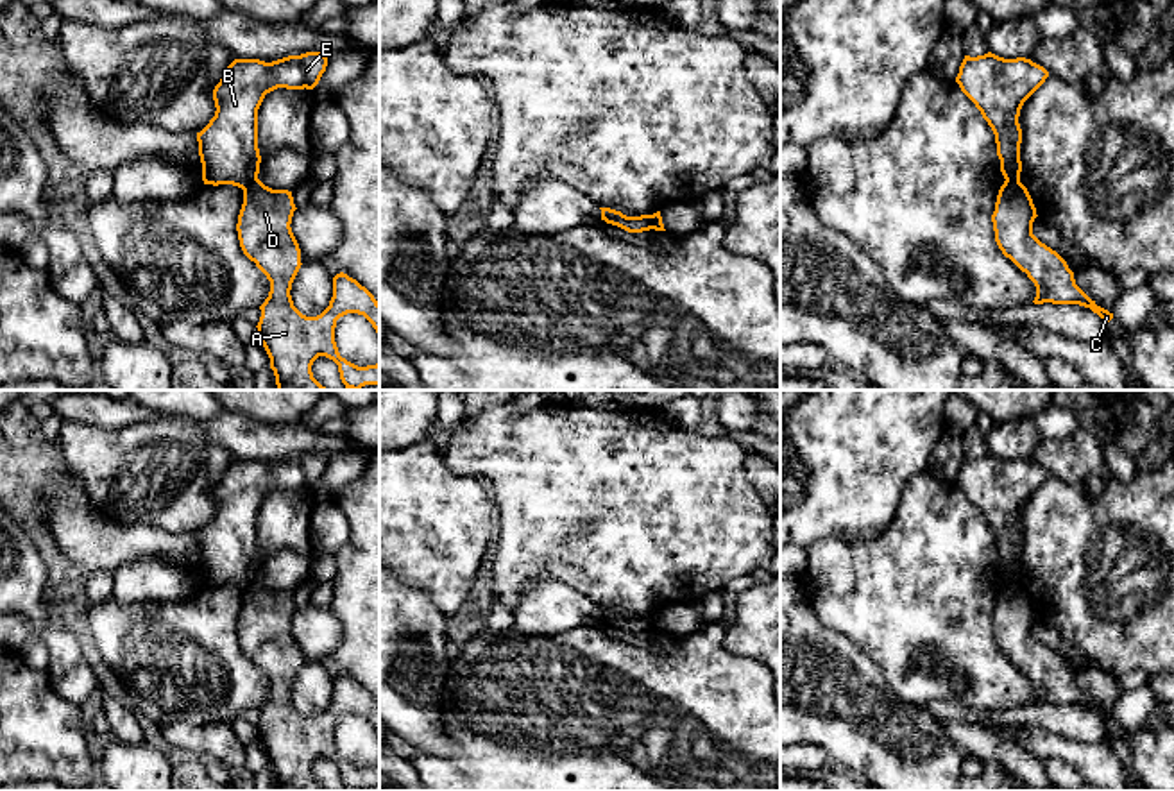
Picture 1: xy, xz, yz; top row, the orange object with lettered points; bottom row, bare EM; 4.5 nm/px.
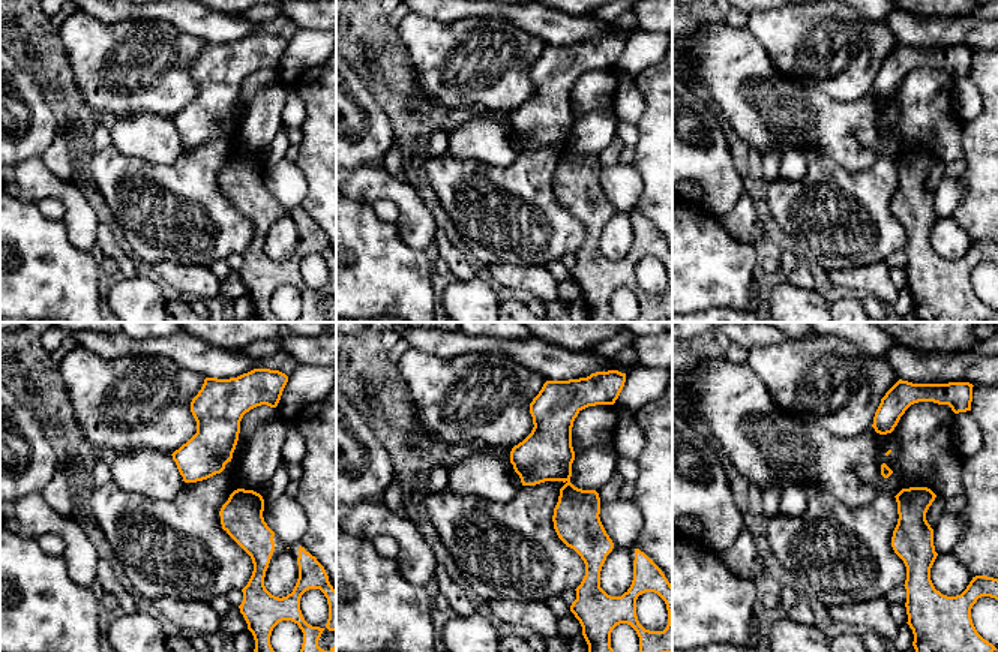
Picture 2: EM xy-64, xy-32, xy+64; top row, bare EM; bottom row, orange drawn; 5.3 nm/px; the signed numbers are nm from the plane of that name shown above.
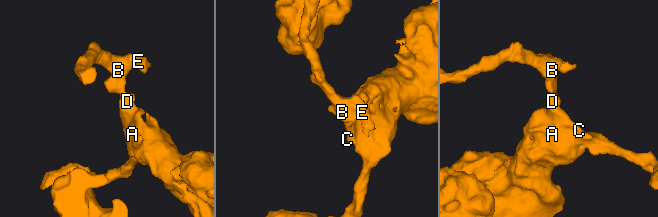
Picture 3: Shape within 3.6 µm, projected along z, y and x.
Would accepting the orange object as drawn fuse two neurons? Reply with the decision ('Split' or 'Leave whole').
Split

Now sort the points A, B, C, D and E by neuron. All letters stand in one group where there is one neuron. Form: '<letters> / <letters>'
A C D / B E

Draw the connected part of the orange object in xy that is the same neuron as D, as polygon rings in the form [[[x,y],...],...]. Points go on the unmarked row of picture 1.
[[[256,578],[243,589],[236,625],[243,655],[270,682],[256,728],[258,741],[270,759],[277,791],[329,791],[311,773],[319,757],[338,766],[347,791],[379,786],[379,764],[358,768],[340,757],[335,743],[336,721],[347,714],[363,716],[379,737],[379,703],[365,687],[340,673],[333,678],[329,707],[320,716],[306,718],[294,707],[290,691],[302,666],[290,628],[295,610],[292,592],[272,591]]]

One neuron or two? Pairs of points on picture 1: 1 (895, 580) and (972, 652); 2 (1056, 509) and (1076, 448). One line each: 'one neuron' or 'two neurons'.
1: one neuron
2: two neurons

